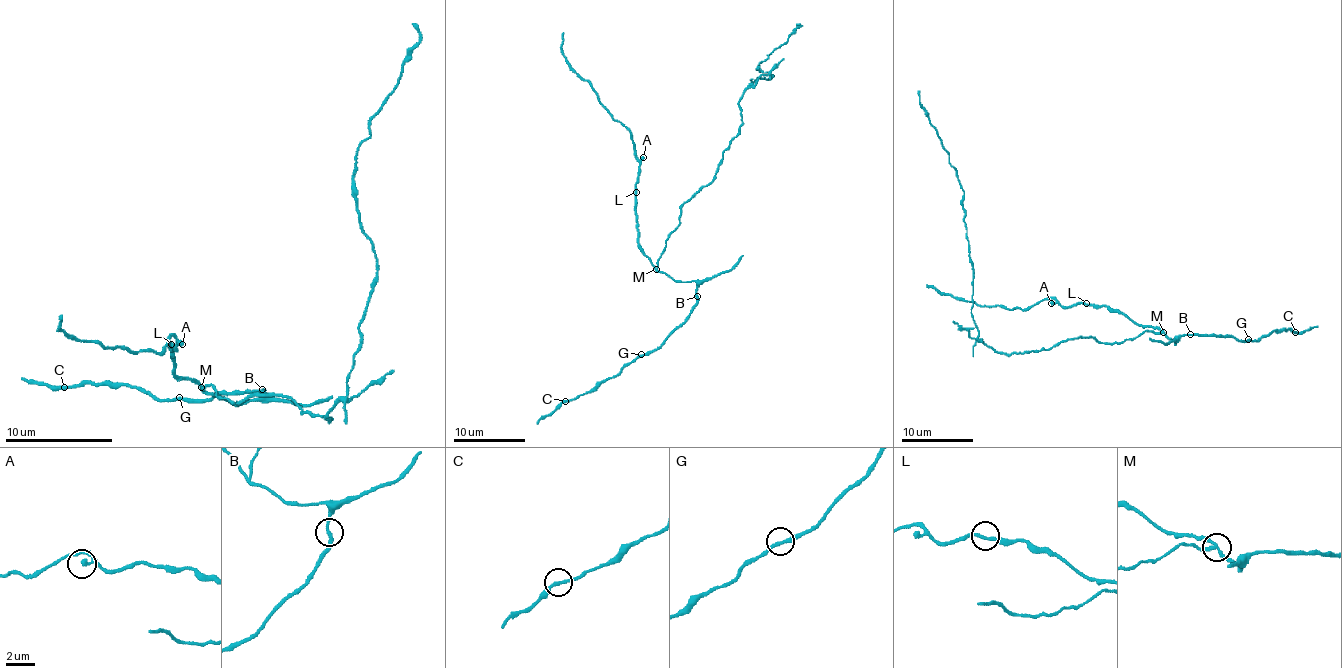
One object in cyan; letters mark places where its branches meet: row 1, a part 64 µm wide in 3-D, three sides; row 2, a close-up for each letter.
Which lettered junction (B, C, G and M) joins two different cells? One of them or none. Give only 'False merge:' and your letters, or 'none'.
False merge: M

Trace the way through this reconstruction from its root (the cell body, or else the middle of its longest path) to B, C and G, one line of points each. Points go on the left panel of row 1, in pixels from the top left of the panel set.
B: (287, 397), (249, 395), (233, 403), (211, 387), (203, 389), (228, 403), (260, 400), (262, 389)
C: (287, 397), (233, 403), (206, 387), (228, 403), (262, 397), (155, 400), (123, 384), (64, 387)
G: (287, 397), (249, 395), (233, 403), (211, 387), (203, 389), (228, 403), (262, 397), (179, 397)

